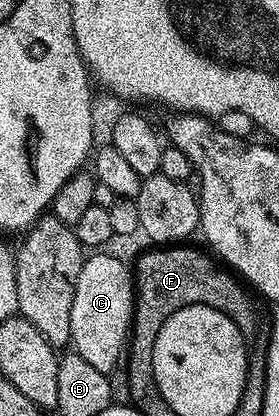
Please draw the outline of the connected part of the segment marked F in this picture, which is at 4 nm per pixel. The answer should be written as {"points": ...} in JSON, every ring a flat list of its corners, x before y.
{"points":[[169,245,166,247,159,247,156,249,151,249,155,251,149,251,143,254,137,261,137,265,134,264,133,267,133,282,135,285,135,309,132,315,132,328,129,332,128,346,127,346,127,363,126,363,126,377,129,382,129,391,155,391,155,395,160,393,157,389,156,377,153,373,153,345,156,344,157,333,160,332,161,325,166,321,166,319,177,311,177,309,188,307,193,304,205,304,209,305,210,308,217,309,218,312,225,313,231,321,235,323,235,286,239,283,238,278,229,272,226,268,223,268,210,254,205,255,203,252,187,247,191,245]]}

